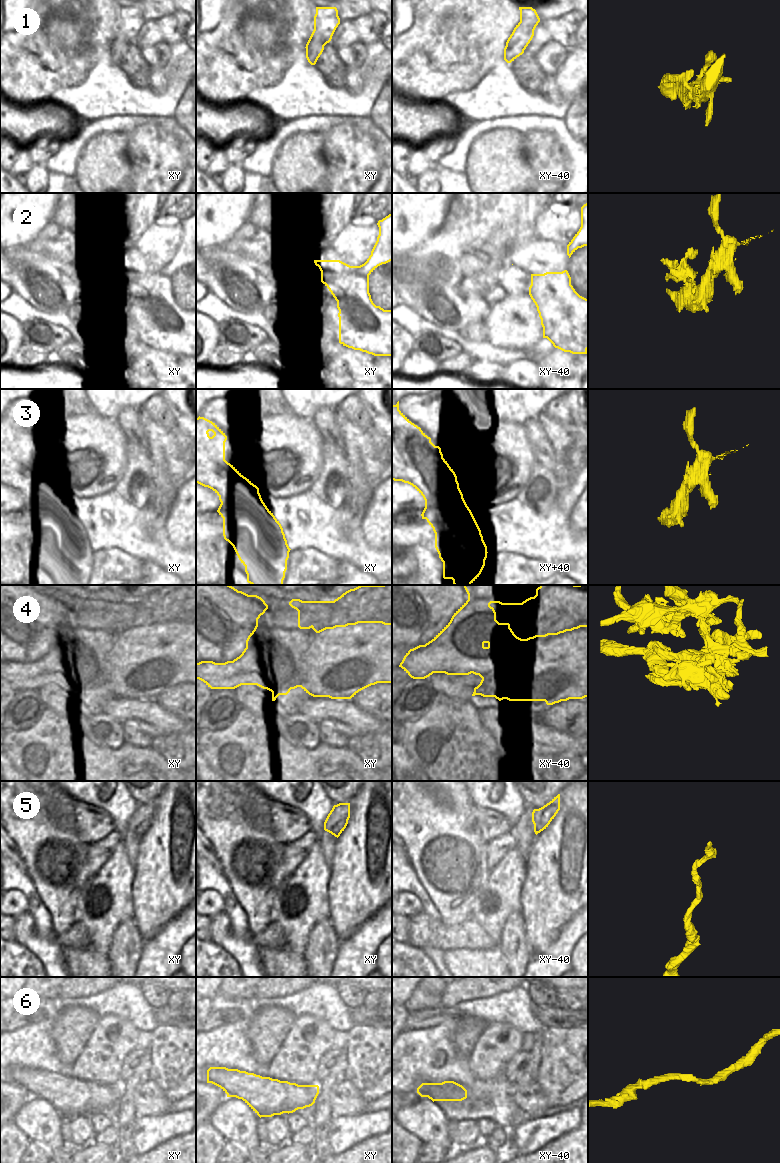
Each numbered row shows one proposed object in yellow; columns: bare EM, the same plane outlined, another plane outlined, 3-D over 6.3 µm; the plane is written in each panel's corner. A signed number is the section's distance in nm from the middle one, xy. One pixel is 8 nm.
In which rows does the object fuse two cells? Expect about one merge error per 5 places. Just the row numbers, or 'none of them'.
2, 4

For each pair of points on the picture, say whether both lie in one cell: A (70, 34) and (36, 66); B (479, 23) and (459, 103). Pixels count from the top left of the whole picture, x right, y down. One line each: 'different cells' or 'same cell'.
A: different cells
B: different cells

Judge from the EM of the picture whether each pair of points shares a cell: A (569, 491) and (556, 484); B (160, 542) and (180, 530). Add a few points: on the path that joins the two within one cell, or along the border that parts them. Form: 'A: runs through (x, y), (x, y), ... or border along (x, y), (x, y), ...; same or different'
A: border along (577, 468), (564, 467), (571, 481), (557, 497); different
B: border along (167, 513), (165, 531), (173, 546); different

